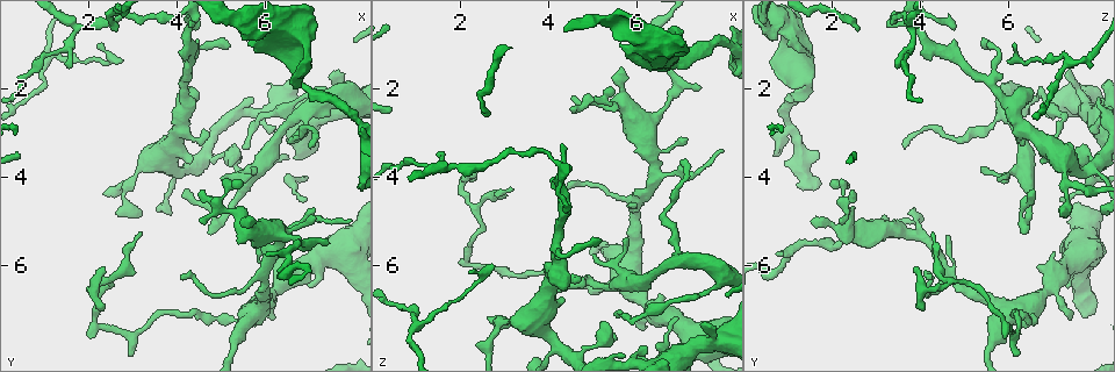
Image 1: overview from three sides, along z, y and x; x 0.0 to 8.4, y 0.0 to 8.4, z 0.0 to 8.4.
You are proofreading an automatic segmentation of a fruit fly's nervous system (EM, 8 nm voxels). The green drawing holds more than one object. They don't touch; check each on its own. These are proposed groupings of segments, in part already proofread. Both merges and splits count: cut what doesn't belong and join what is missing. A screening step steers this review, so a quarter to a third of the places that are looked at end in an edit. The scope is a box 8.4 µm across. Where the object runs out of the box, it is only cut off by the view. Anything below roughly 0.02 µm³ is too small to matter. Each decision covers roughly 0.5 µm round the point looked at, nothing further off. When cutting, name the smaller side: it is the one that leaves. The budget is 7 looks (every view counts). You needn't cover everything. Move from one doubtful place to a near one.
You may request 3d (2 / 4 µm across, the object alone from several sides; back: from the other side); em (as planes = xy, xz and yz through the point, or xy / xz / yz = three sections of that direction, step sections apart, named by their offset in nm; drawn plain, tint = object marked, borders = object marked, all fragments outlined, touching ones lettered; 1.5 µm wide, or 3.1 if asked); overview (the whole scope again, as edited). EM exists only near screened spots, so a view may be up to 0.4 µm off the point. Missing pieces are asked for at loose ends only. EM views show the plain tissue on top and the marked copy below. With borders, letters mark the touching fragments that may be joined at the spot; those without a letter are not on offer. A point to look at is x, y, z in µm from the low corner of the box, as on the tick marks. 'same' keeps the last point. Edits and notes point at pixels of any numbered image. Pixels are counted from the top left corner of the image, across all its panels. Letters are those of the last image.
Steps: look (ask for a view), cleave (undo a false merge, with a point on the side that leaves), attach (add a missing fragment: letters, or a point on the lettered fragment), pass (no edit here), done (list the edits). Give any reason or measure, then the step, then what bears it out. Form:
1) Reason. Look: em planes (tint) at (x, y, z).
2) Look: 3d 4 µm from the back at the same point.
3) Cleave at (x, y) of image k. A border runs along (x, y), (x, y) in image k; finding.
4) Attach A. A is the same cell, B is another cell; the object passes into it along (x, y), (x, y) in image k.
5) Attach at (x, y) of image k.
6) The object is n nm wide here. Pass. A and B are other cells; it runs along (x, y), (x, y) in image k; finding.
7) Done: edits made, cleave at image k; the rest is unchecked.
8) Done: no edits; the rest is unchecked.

Thin end. Look: 3d 2 µm at (4.65, 5.05, 2.20).

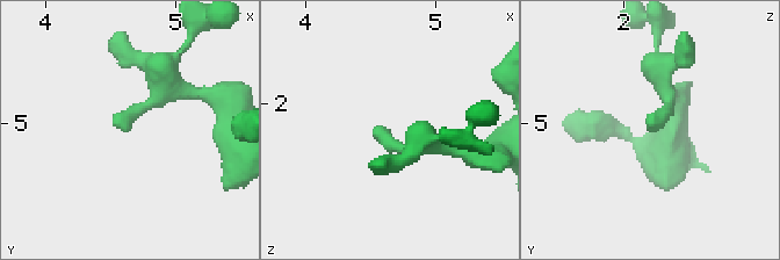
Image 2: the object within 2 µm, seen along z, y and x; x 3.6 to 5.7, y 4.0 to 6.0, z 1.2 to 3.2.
Now the EM. Look: em xy step 8 (borders) at (4.62, 5.02, 2.18).

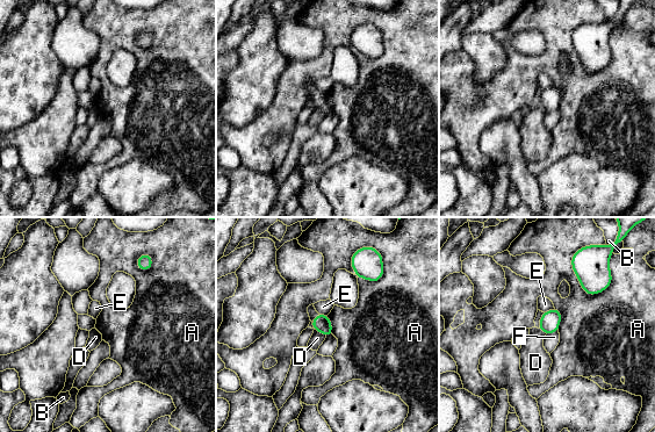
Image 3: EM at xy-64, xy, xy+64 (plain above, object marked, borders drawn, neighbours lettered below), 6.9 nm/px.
Look: em planes (borders) at the same point.

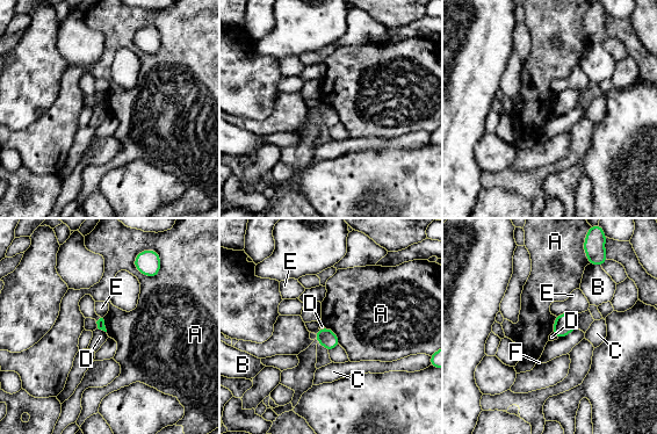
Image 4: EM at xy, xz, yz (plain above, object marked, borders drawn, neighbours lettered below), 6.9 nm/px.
The longest contact is with A, 200 nm. Pass. A, B, C, D, E and F are other cells; none of them fits.

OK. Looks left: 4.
Thin end. Look: 3d 2 µm at (2.35, 6.00, 3.90).

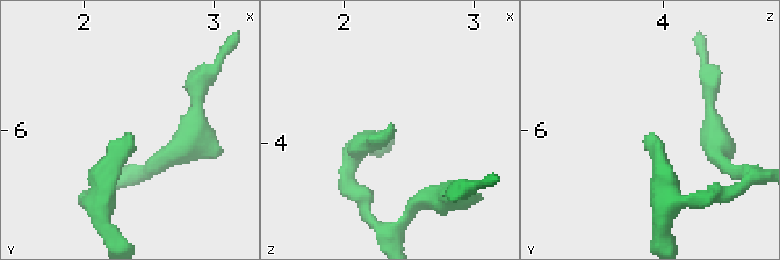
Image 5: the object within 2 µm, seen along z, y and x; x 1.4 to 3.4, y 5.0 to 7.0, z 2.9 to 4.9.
Look: em planes (borders) at (2.32, 6.00, 3.90).

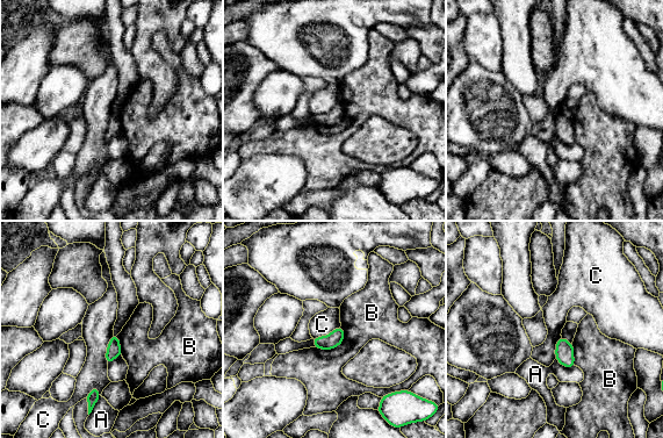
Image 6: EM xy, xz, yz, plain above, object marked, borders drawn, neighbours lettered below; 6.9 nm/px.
The longest contact is with B, 260 nm. Pass. A, B and C are other cells; a border runs along (113, 334), (106, 353), (106, 365) in image 6; none of them fits.

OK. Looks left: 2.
Tapers out. Look: 3d 2 µm at (6.00, 5.70, 0.85).

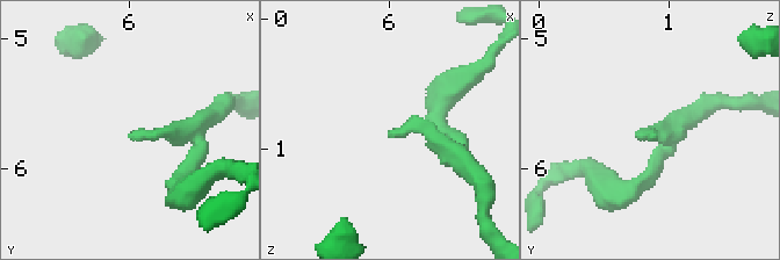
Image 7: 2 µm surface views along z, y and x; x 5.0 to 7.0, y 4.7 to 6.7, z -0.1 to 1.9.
Now the EM. Look: em xz step 4 (borders) at (5.96, 5.74, 0.90).

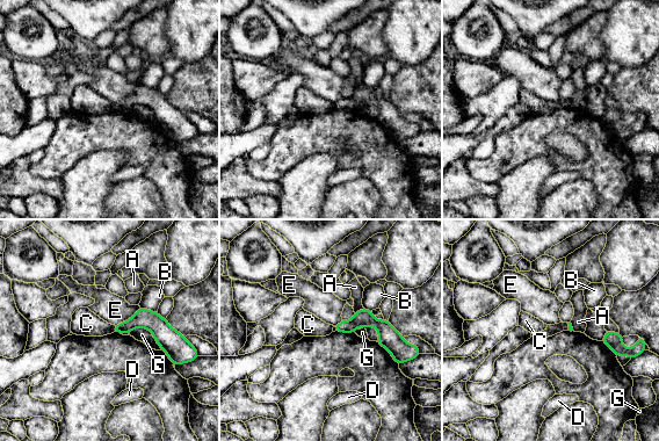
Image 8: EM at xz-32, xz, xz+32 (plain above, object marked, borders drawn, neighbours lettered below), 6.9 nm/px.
Pass. A, B, C, D, E and G are other cells; a border runs along (114, 325), (111, 332) in image 8; no lettered fragment goes on from it.

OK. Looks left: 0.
Done: no edits; the rest is unchecked.

